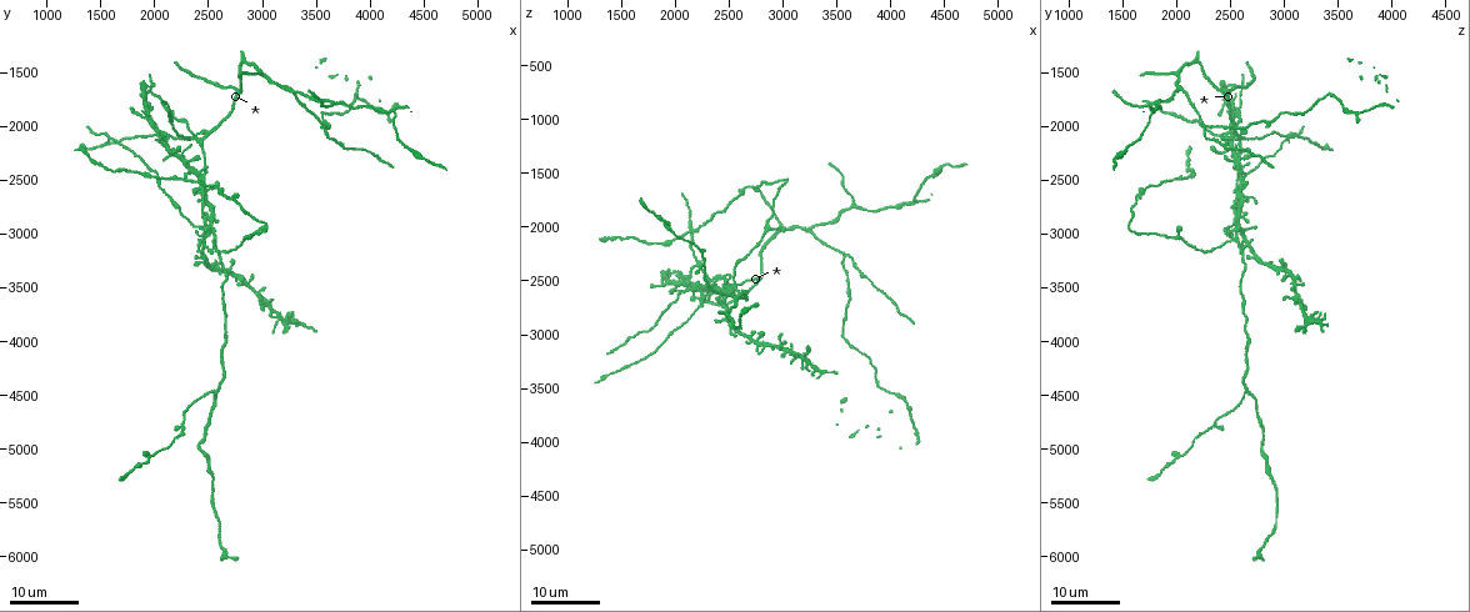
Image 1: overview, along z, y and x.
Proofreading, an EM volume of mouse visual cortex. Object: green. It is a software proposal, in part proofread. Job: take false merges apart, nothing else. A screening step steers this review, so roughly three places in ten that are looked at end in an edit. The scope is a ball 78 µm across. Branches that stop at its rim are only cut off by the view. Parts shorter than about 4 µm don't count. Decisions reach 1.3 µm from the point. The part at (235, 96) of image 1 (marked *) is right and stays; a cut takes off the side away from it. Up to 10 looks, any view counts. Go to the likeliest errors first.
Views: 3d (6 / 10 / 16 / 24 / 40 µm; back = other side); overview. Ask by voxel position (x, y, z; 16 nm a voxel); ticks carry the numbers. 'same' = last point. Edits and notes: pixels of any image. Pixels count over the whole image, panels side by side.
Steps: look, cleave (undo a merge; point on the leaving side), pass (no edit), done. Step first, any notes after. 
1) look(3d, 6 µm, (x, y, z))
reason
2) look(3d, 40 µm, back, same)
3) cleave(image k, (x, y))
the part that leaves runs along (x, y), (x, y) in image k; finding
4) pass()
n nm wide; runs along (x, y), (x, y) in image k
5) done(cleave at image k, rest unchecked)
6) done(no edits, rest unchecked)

look(3d, 16 µm, (2400, 2140, 2560))
four or more arms meet

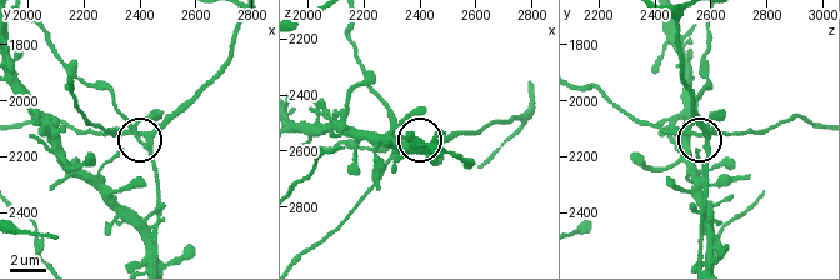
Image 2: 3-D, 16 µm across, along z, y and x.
look(3d, 6 µm, same)

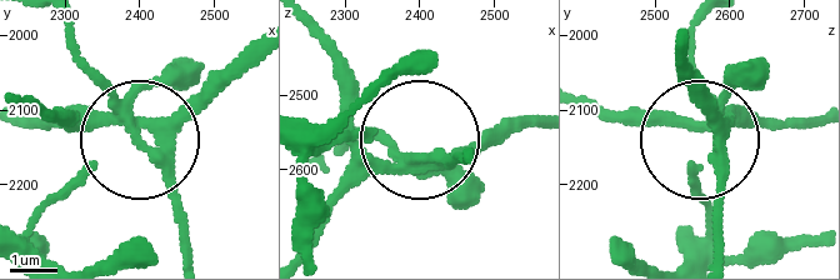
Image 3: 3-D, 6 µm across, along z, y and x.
cleave(image 3, (108, 89))
270 nm wide; the part that leaves runs along (146, 148), (64, 20) in image 3; two neurons meet here

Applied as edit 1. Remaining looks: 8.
look(overview)

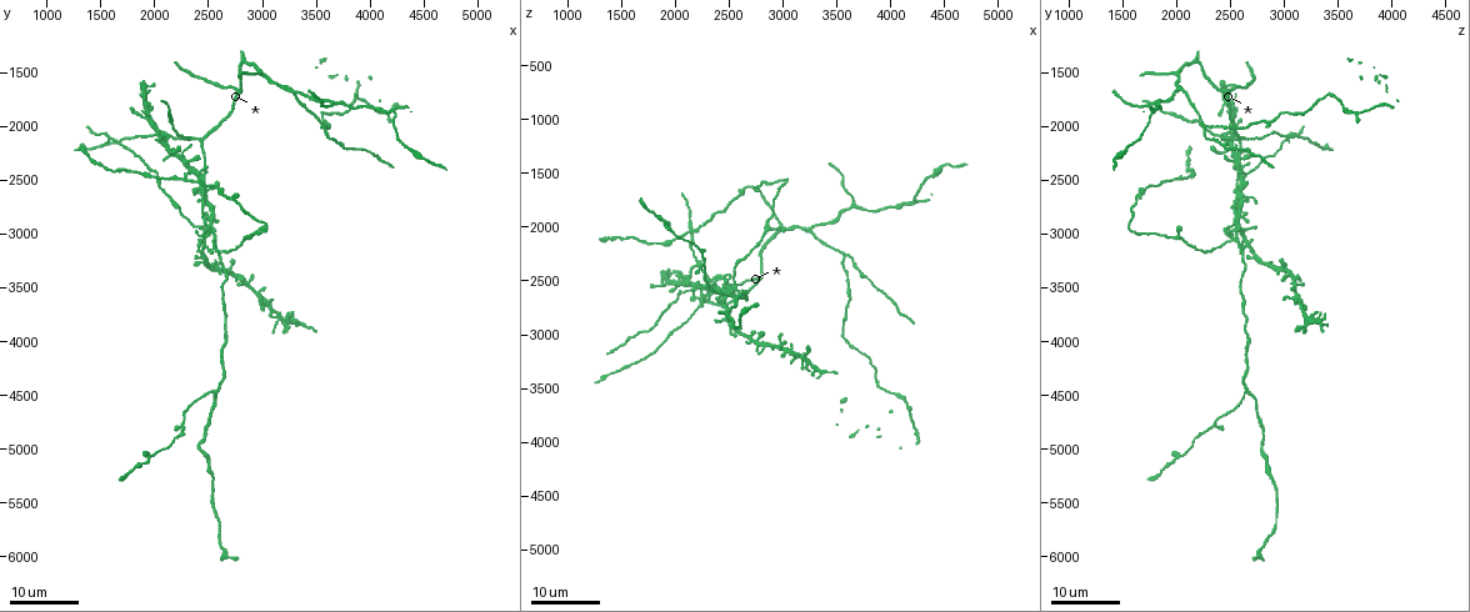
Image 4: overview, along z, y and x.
look(3d, 16 µm, (2540, 4480, 2660))
thin arm on a thick one

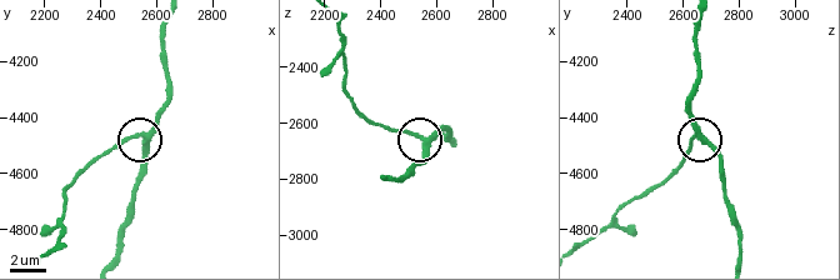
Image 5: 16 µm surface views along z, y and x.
look(3d, 10 µm, (2540, 4460, 2660))

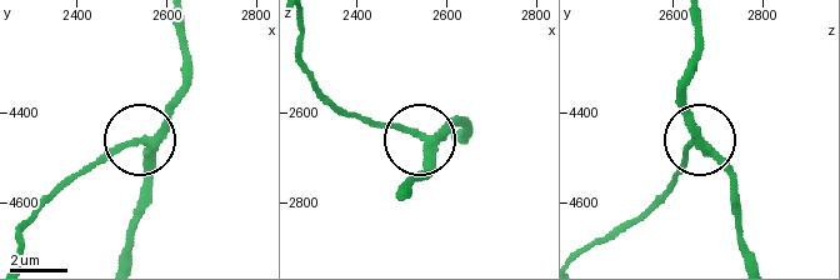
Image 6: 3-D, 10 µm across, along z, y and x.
pass()
side arm 27 µm; 3 arms; all the same neuron

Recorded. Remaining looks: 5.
look(3d, 16 µm, (3660, 1820, 1800))
arms part here

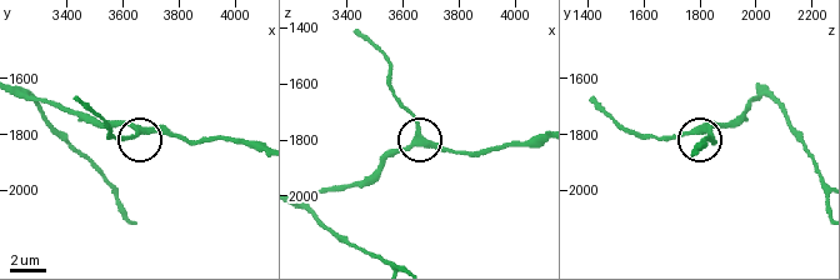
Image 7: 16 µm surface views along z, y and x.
look(3d, 10 µm, (3660, 1790, 1780))

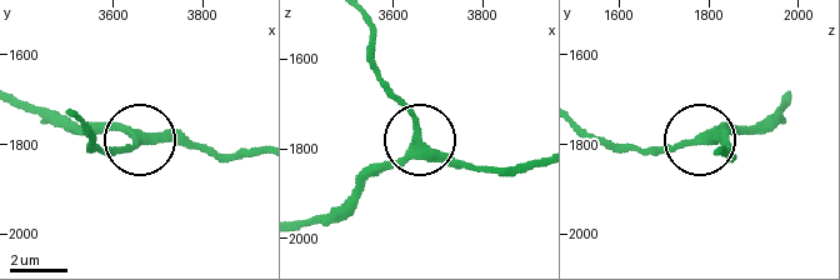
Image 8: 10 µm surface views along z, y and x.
pass()
3 arms; all the same neuron

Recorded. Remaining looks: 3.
look(3d, 24 µm, (3580, 2020, 2240))
branch point

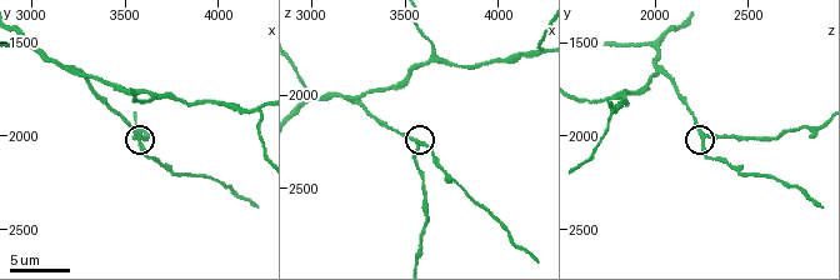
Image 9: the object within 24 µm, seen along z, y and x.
look(3d, 6 µm, (3580, 2000, 2260))

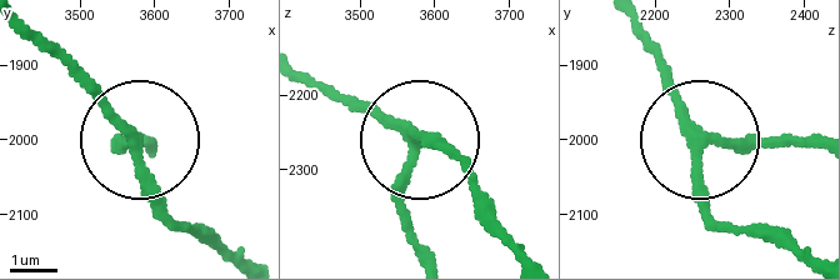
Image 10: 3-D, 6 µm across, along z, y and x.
pass()
side arm 17 µm; runs along (310, 80), (461, 156) in image 10; all the same neuron

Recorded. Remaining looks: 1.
done(cleave at image 3, rest unchecked)

